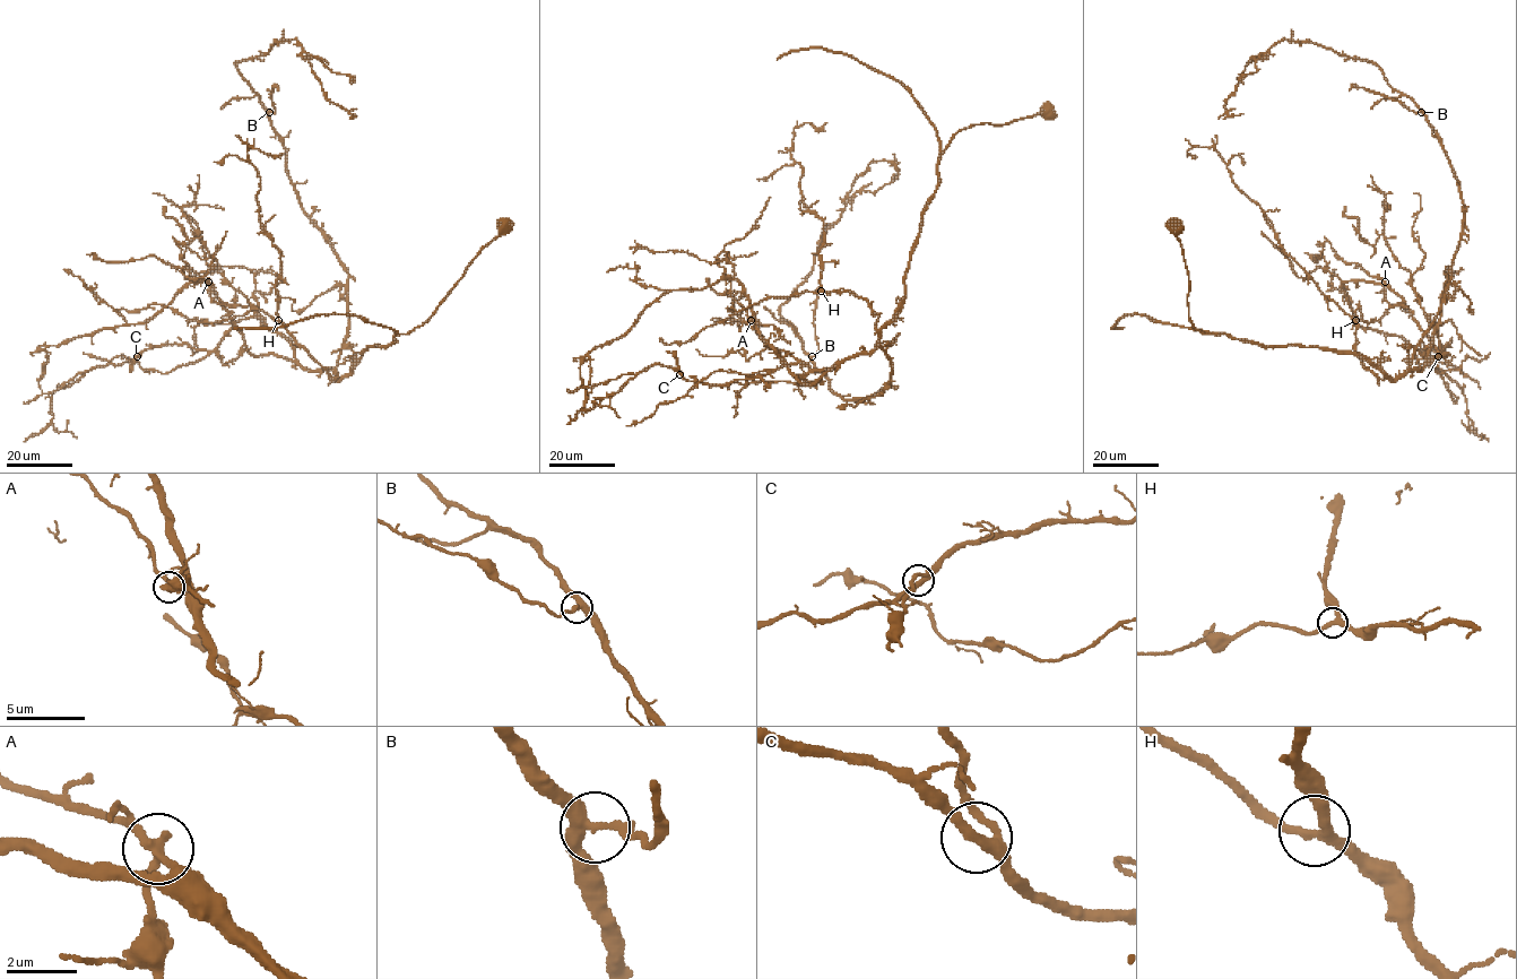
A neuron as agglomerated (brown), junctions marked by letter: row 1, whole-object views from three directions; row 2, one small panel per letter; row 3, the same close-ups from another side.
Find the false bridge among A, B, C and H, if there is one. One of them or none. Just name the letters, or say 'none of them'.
A

